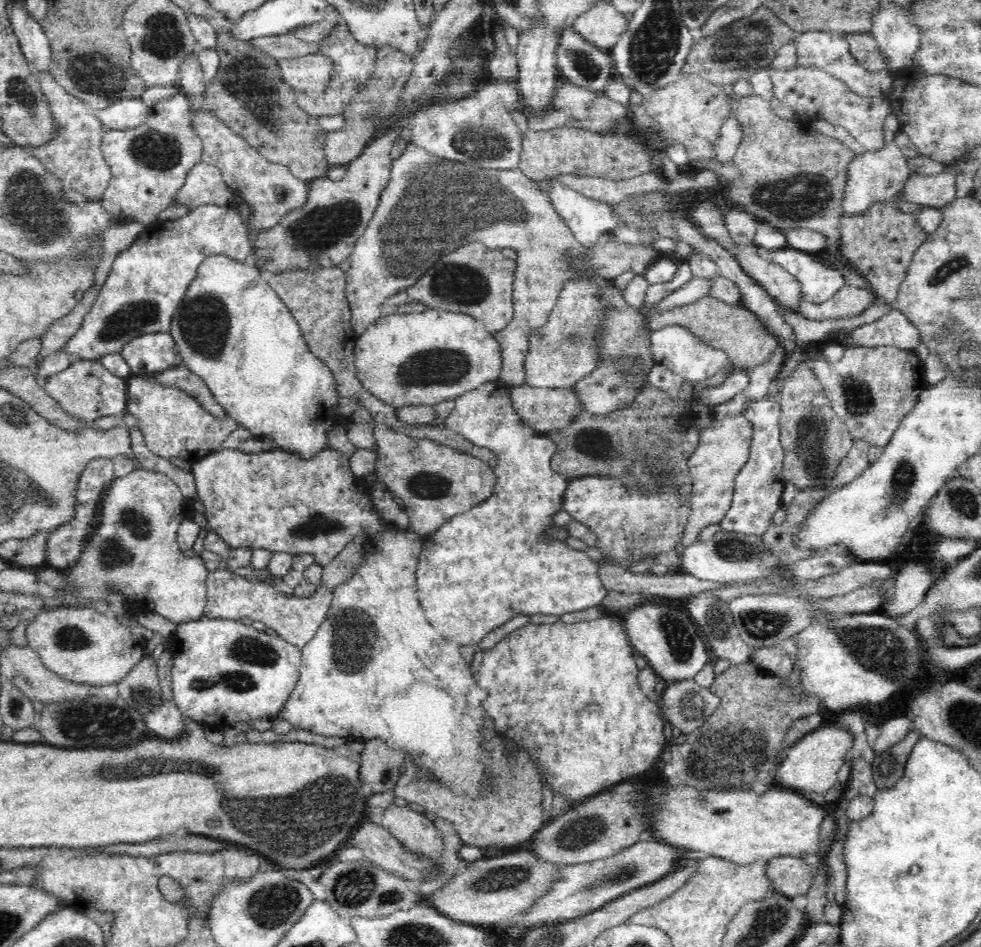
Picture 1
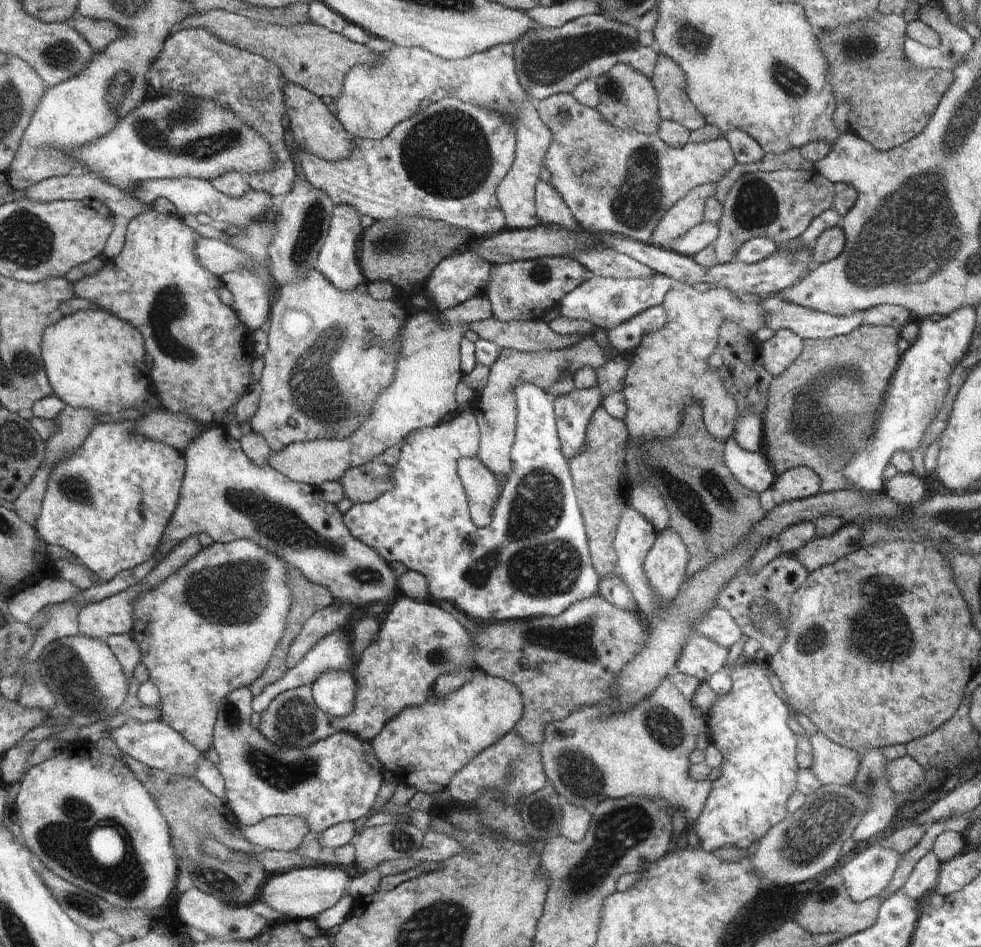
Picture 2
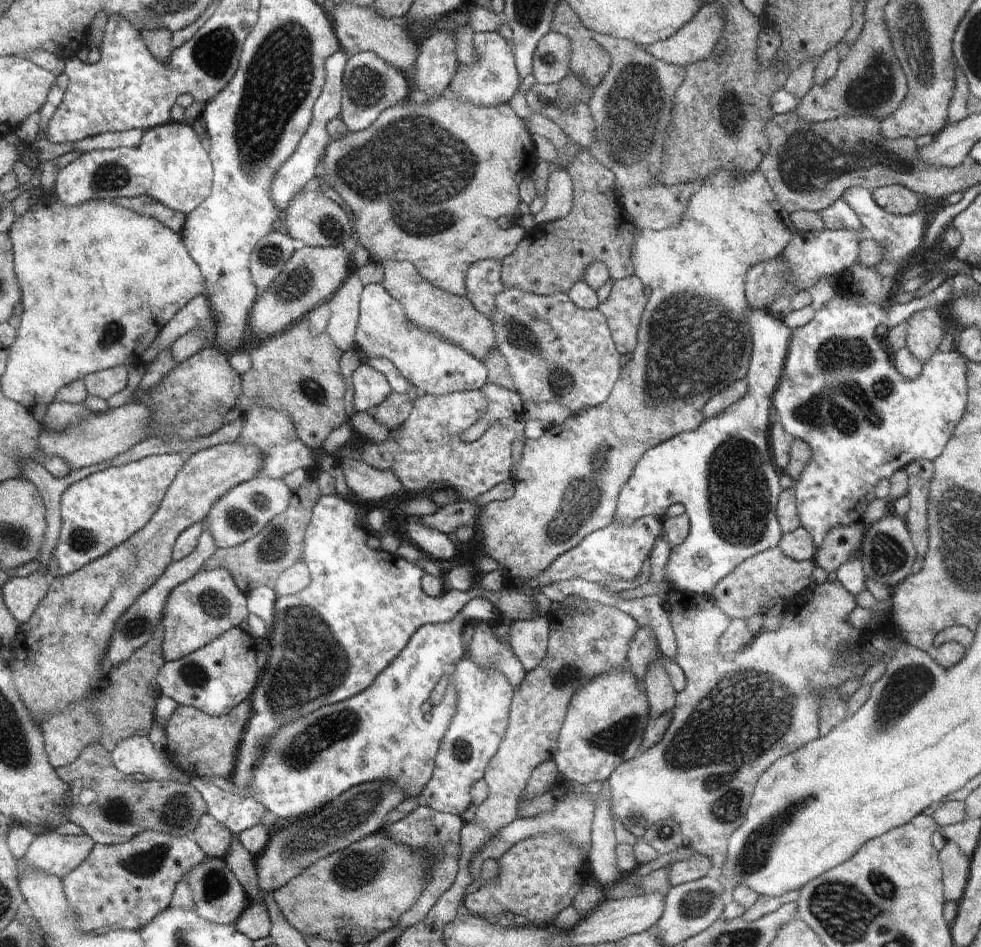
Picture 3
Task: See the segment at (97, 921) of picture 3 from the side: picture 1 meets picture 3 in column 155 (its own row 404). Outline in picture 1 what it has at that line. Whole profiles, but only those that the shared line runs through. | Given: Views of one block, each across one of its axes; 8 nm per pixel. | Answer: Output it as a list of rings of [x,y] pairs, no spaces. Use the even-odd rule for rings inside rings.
[[[847,346],[843,357],[833,363],[828,362],[820,352],[805,355],[806,358],[798,365],[806,363],[816,373],[831,400],[833,411],[846,423],[853,440],[862,438],[870,445],[883,449],[904,416],[916,408],[922,390],[931,386],[925,377],[925,365],[913,350],[892,346]]]

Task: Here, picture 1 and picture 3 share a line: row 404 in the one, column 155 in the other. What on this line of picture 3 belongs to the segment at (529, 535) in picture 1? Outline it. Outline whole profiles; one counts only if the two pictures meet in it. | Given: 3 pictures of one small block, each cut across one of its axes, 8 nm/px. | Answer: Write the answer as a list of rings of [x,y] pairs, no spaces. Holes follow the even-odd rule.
[[[176,453],[150,455],[125,465],[108,466],[68,486],[60,499],[61,531],[56,552],[54,552],[60,564],[60,574],[69,575],[80,570],[89,562],[108,554],[113,548],[126,542],[135,532],[146,526],[158,510],[166,490],[169,489],[185,462],[184,456]]]

